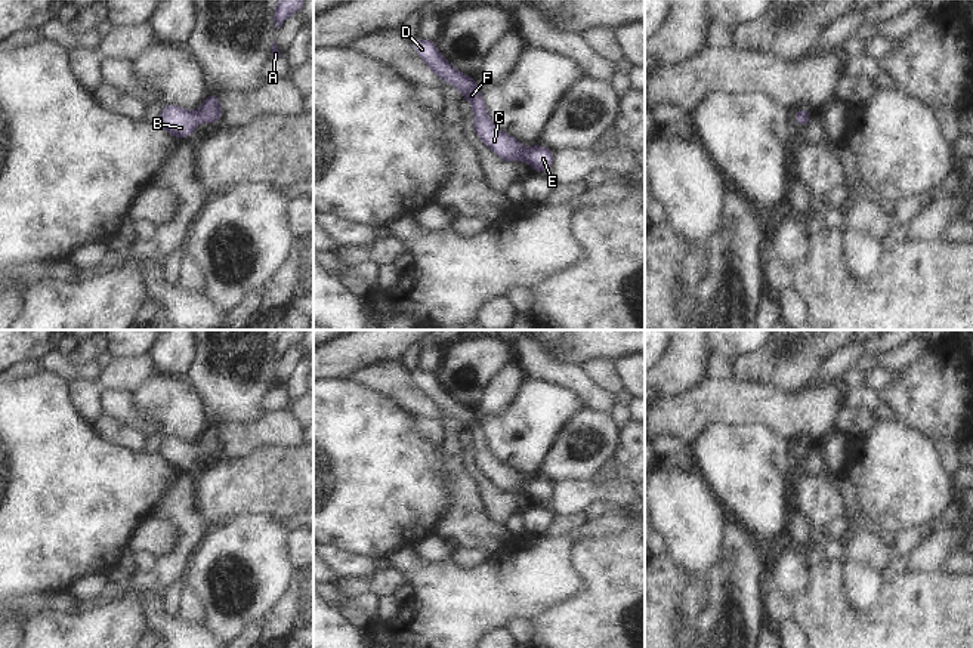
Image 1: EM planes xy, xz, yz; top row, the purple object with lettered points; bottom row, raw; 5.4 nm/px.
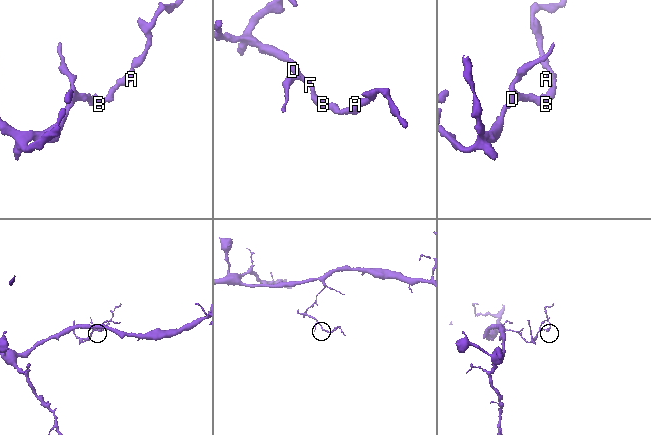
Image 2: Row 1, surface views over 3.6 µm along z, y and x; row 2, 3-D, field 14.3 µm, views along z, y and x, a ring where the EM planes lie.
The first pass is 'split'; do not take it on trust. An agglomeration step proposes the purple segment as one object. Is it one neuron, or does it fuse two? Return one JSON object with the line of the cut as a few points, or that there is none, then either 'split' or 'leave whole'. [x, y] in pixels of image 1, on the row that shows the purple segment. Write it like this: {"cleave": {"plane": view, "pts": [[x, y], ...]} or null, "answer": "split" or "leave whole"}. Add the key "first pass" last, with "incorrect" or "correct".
{"cleave": null, "answer": "leave whole", "first pass": "incorrect"}

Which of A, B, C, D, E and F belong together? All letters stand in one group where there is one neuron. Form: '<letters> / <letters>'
A B C D E F

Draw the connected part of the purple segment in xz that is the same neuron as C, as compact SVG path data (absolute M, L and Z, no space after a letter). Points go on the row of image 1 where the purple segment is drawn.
M414 37L413 47L435 75L455 86L463 98L472 104L475 133L495 155L510 163L522 158L538 173L552 169L553 149L537 144L526 149L518 139L498 130L489 118L486 105L478 90L478 81L454 70L441 55L435 41Z

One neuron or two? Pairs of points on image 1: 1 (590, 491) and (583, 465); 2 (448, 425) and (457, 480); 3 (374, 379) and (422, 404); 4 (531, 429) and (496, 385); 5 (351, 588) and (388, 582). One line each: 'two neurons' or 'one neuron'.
1: two neurons
2: one neuron
3: one neuron
4: two neurons
5: one neuron

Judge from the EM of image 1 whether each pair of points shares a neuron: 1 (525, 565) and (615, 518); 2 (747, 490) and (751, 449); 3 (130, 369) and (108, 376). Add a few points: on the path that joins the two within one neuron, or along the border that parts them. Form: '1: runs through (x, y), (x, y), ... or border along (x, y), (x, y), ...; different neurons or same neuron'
1: runs through (547, 558), (577, 533), (593, 527); same neuron
2: runs through (747, 480), (747, 463), (751, 459); same neuron
3: runs through (124, 375), (114, 376); same neuron

